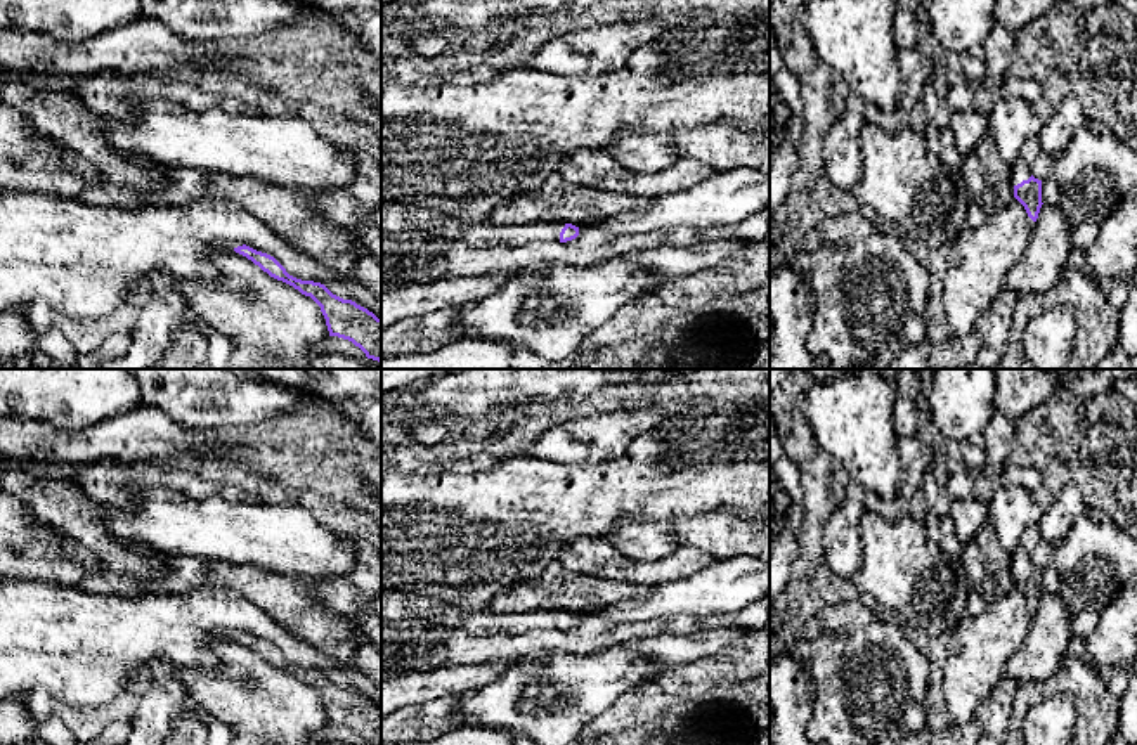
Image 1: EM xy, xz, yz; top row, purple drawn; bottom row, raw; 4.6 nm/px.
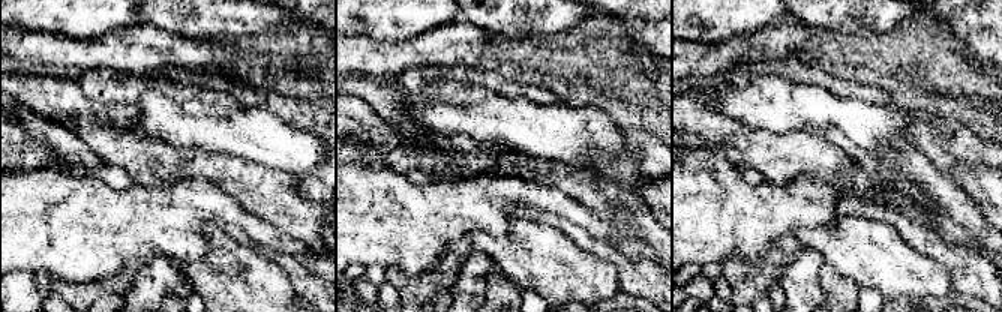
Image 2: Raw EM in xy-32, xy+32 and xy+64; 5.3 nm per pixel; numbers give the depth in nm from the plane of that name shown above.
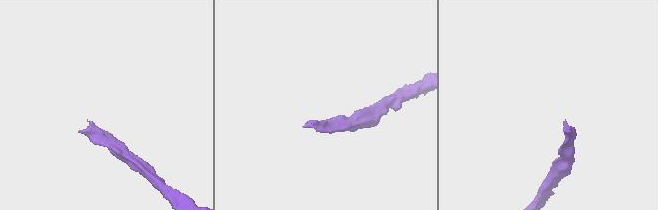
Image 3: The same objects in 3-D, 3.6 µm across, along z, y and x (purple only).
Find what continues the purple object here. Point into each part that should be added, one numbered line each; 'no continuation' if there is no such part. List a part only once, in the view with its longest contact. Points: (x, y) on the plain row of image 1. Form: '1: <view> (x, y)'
1: yz (1020, 558)

